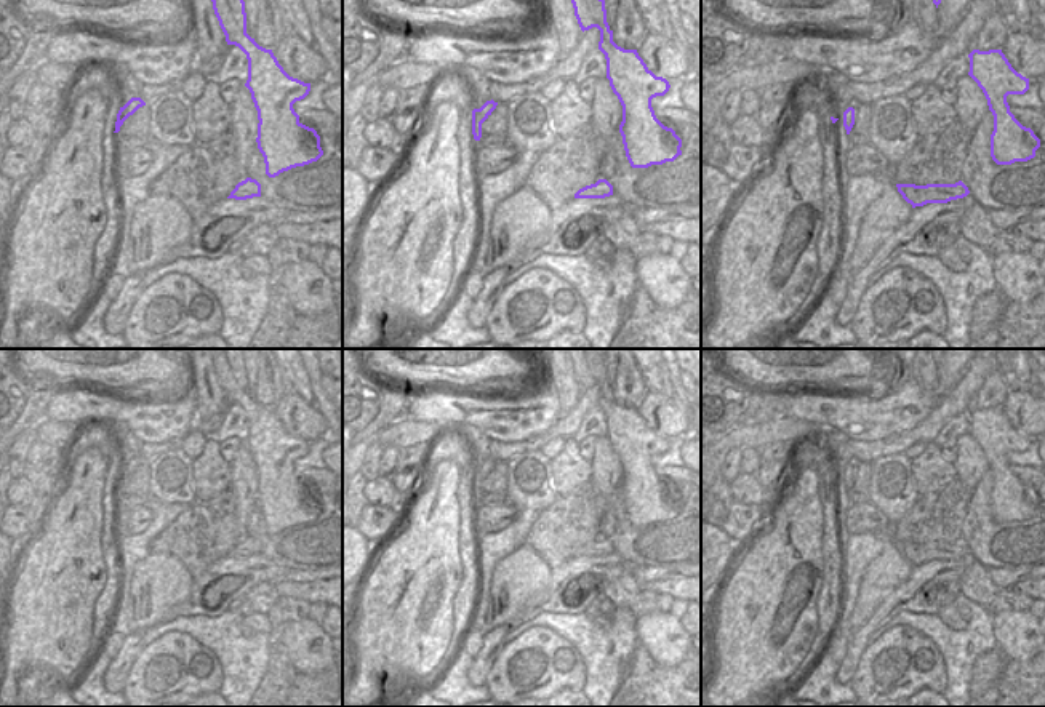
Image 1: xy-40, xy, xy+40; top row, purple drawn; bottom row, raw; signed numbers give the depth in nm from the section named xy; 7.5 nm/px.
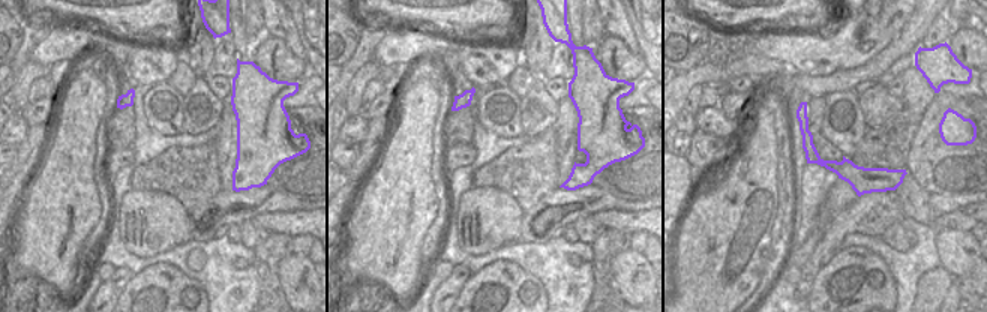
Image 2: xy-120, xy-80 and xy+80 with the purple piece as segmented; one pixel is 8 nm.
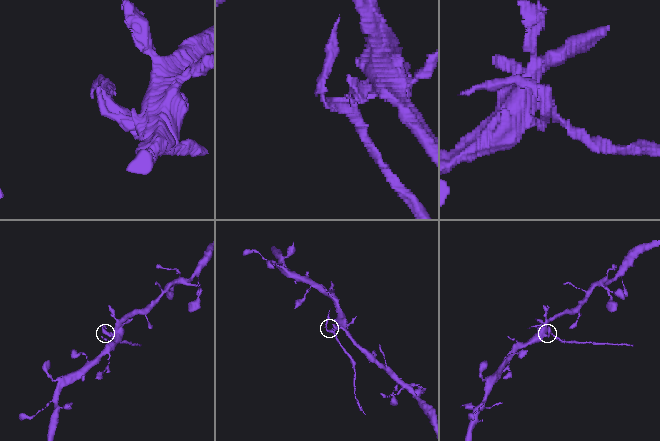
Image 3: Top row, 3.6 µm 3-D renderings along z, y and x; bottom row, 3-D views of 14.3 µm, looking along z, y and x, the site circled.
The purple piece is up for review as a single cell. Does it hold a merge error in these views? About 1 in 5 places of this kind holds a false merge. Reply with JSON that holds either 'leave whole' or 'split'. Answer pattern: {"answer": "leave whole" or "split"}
{"answer": "split"}

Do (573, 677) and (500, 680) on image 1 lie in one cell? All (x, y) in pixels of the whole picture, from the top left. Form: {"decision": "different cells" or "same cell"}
{"decision": "same cell"}

